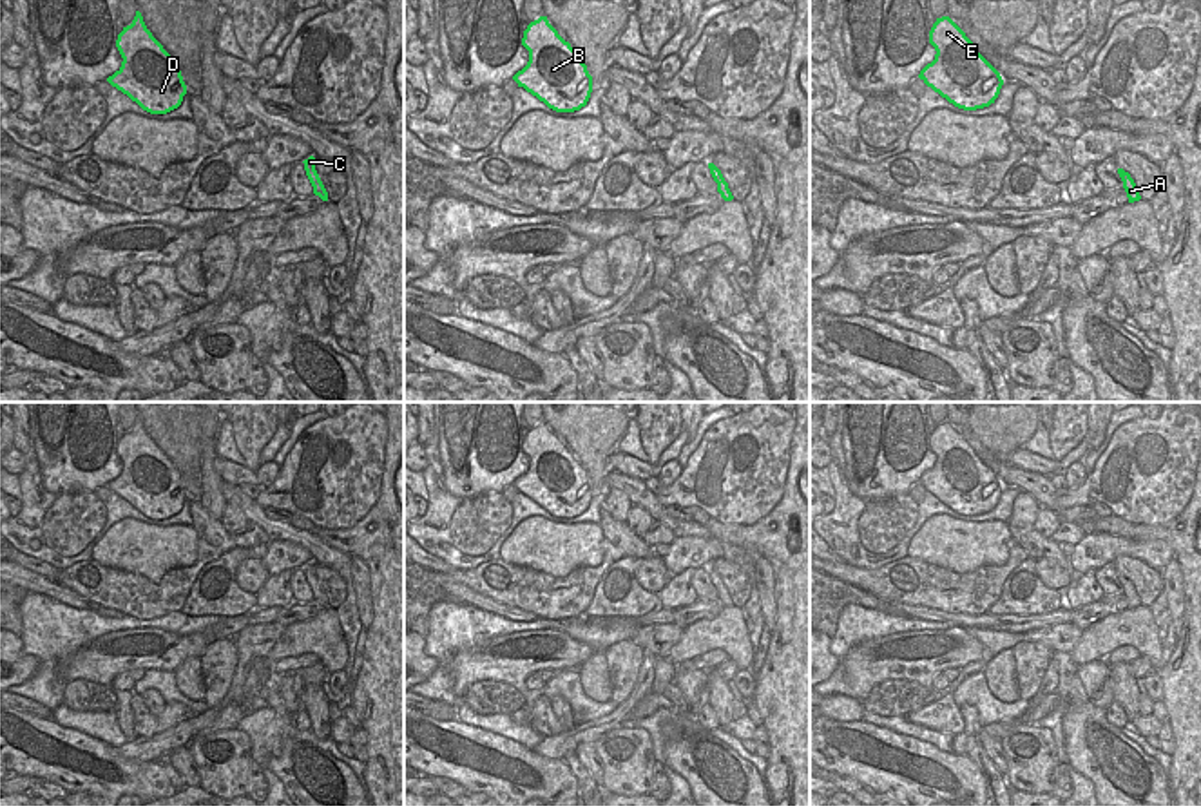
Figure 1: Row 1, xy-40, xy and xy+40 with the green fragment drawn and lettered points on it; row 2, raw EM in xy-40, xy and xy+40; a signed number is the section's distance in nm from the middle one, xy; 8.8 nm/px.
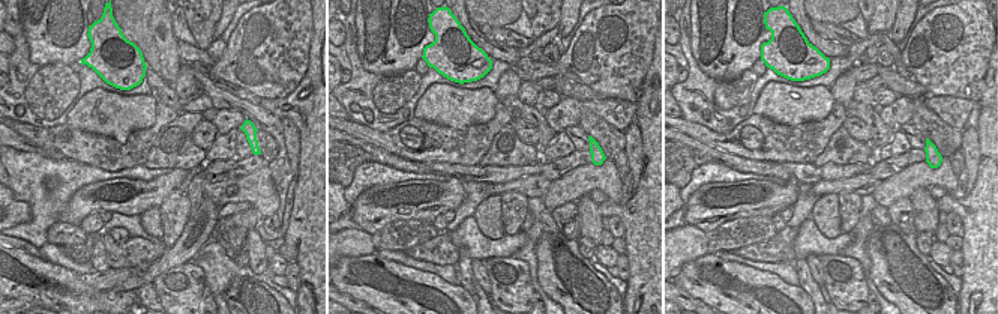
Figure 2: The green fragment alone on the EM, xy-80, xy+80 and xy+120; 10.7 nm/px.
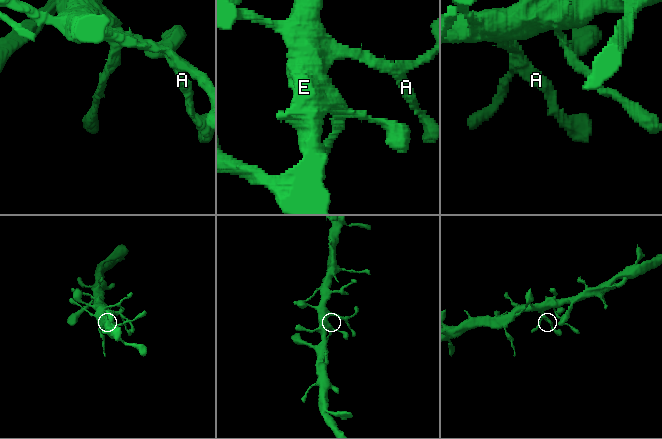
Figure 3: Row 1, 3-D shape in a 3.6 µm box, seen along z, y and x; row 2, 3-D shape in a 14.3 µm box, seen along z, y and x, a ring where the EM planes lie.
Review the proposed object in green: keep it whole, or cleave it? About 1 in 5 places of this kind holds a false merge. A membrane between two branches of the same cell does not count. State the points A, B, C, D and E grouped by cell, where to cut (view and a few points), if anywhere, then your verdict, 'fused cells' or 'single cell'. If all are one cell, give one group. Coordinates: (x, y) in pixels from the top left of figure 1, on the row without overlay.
A B C D E; no cut; single cell

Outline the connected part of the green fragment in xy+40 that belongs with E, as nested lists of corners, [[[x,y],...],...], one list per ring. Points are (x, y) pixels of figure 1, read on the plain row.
[[[937,424],[929,437],[937,460],[918,484],[964,516],[989,513],[1000,500],[1000,478],[976,456],[966,438],[949,424]]]

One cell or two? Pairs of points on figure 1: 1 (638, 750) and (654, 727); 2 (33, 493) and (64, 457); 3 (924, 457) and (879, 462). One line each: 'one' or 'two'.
1: two
2: two
3: one

